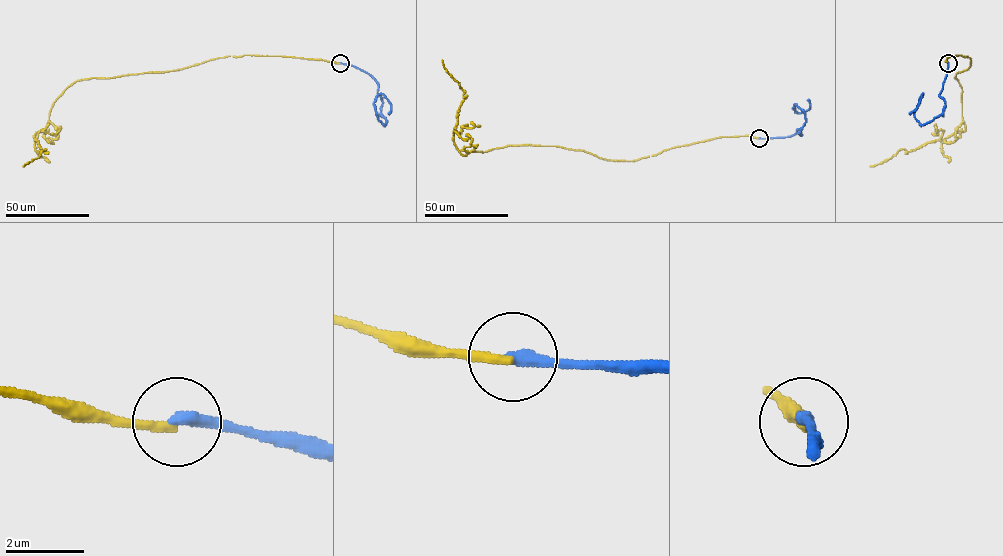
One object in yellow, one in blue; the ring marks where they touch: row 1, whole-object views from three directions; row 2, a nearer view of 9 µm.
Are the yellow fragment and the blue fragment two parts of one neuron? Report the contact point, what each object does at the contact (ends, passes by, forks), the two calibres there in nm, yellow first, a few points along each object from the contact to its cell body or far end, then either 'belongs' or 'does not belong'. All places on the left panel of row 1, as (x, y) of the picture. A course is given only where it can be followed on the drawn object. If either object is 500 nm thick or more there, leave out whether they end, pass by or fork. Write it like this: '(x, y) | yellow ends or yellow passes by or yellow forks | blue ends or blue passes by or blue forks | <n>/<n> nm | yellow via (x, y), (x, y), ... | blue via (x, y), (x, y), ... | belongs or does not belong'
(340, 63) | yellow ends | blue ends | 240/320 nm | yellow via (340, 63), (227, 56), (174, 71), (75, 81), (34, 135), (48, 153), (23, 167) | blue via (340, 63), (360, 69), (375, 79), (386, 124), (376, 116), (374, 102), (380, 93), (391, 105), (389, 114) | does not belong

